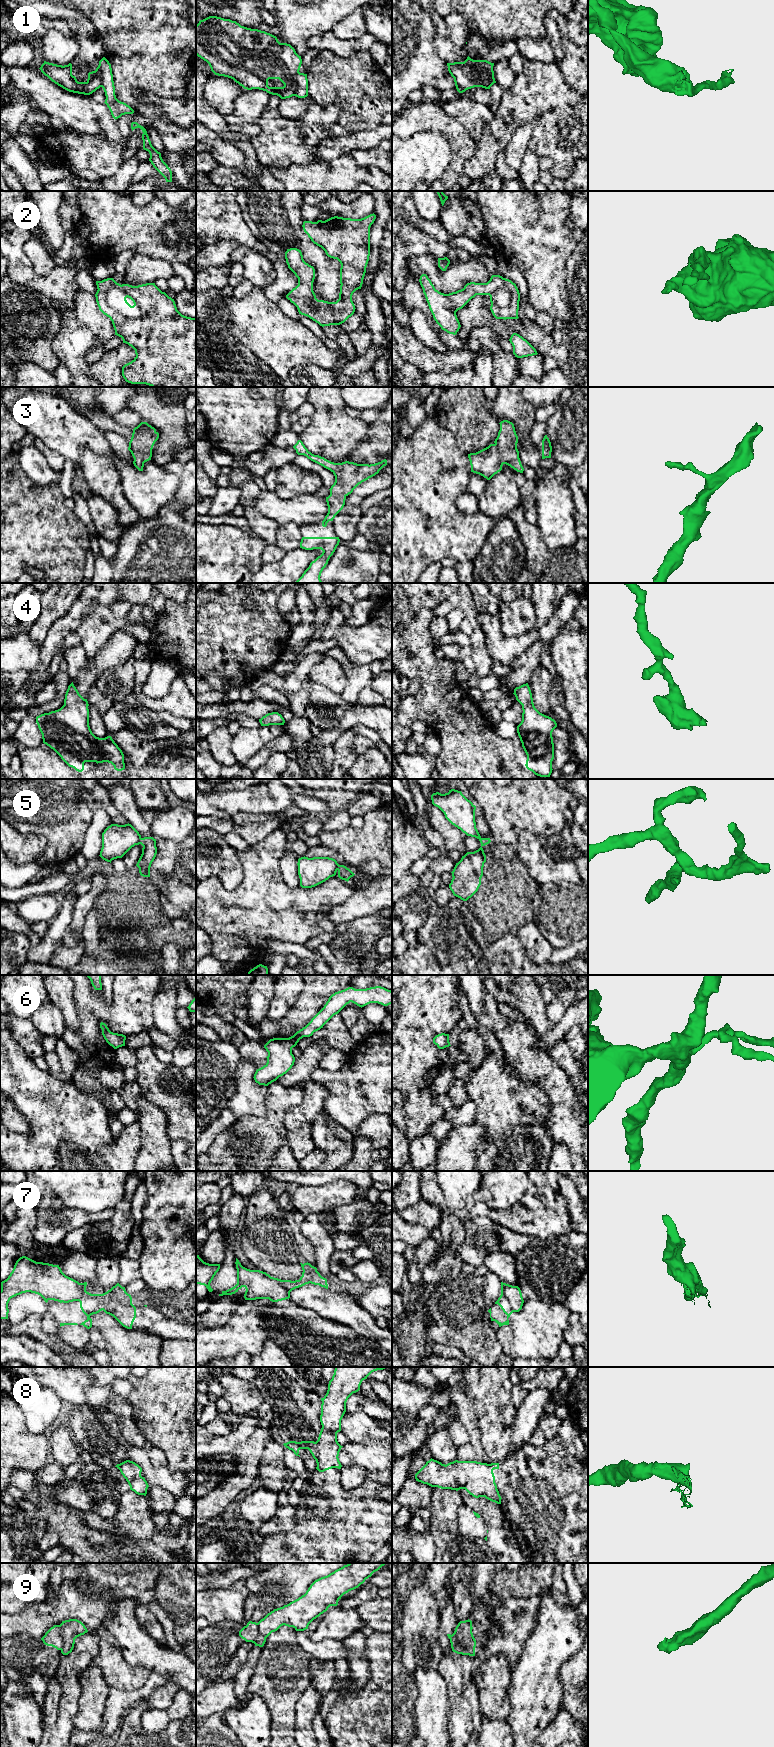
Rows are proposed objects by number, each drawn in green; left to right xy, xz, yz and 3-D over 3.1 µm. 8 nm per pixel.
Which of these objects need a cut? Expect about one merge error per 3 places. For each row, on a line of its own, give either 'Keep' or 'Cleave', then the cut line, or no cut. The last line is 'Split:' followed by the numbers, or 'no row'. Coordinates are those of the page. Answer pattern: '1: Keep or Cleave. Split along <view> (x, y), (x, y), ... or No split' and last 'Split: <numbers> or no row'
1: Cleave. Split along yz (469, 59), (486, 72), (485, 87)
2: Keep. No split
3: Keep. No split
4: Keep. No split
5: Cleave. Split along xy (142, 838), (140, 843)
6: Keep. No split
7: Cleave. Split along xz (260, 1271), (274, 1278), (288, 1292), (289, 1297)
8: Keep. No split
9: Cleave. Split along xy (59, 1625), (62, 1640), (61, 1649)
Split: 1, 5, 7, 9

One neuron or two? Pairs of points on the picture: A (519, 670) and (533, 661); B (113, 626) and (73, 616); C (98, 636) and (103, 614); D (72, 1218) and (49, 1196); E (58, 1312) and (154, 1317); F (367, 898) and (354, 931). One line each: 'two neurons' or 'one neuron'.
A: one neuron
B: two neurons
C: one neuron
D: one neuron
E: one neuron
F: two neurons

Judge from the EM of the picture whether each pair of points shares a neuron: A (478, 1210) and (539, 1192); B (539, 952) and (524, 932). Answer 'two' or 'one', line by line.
A: one
B: one

